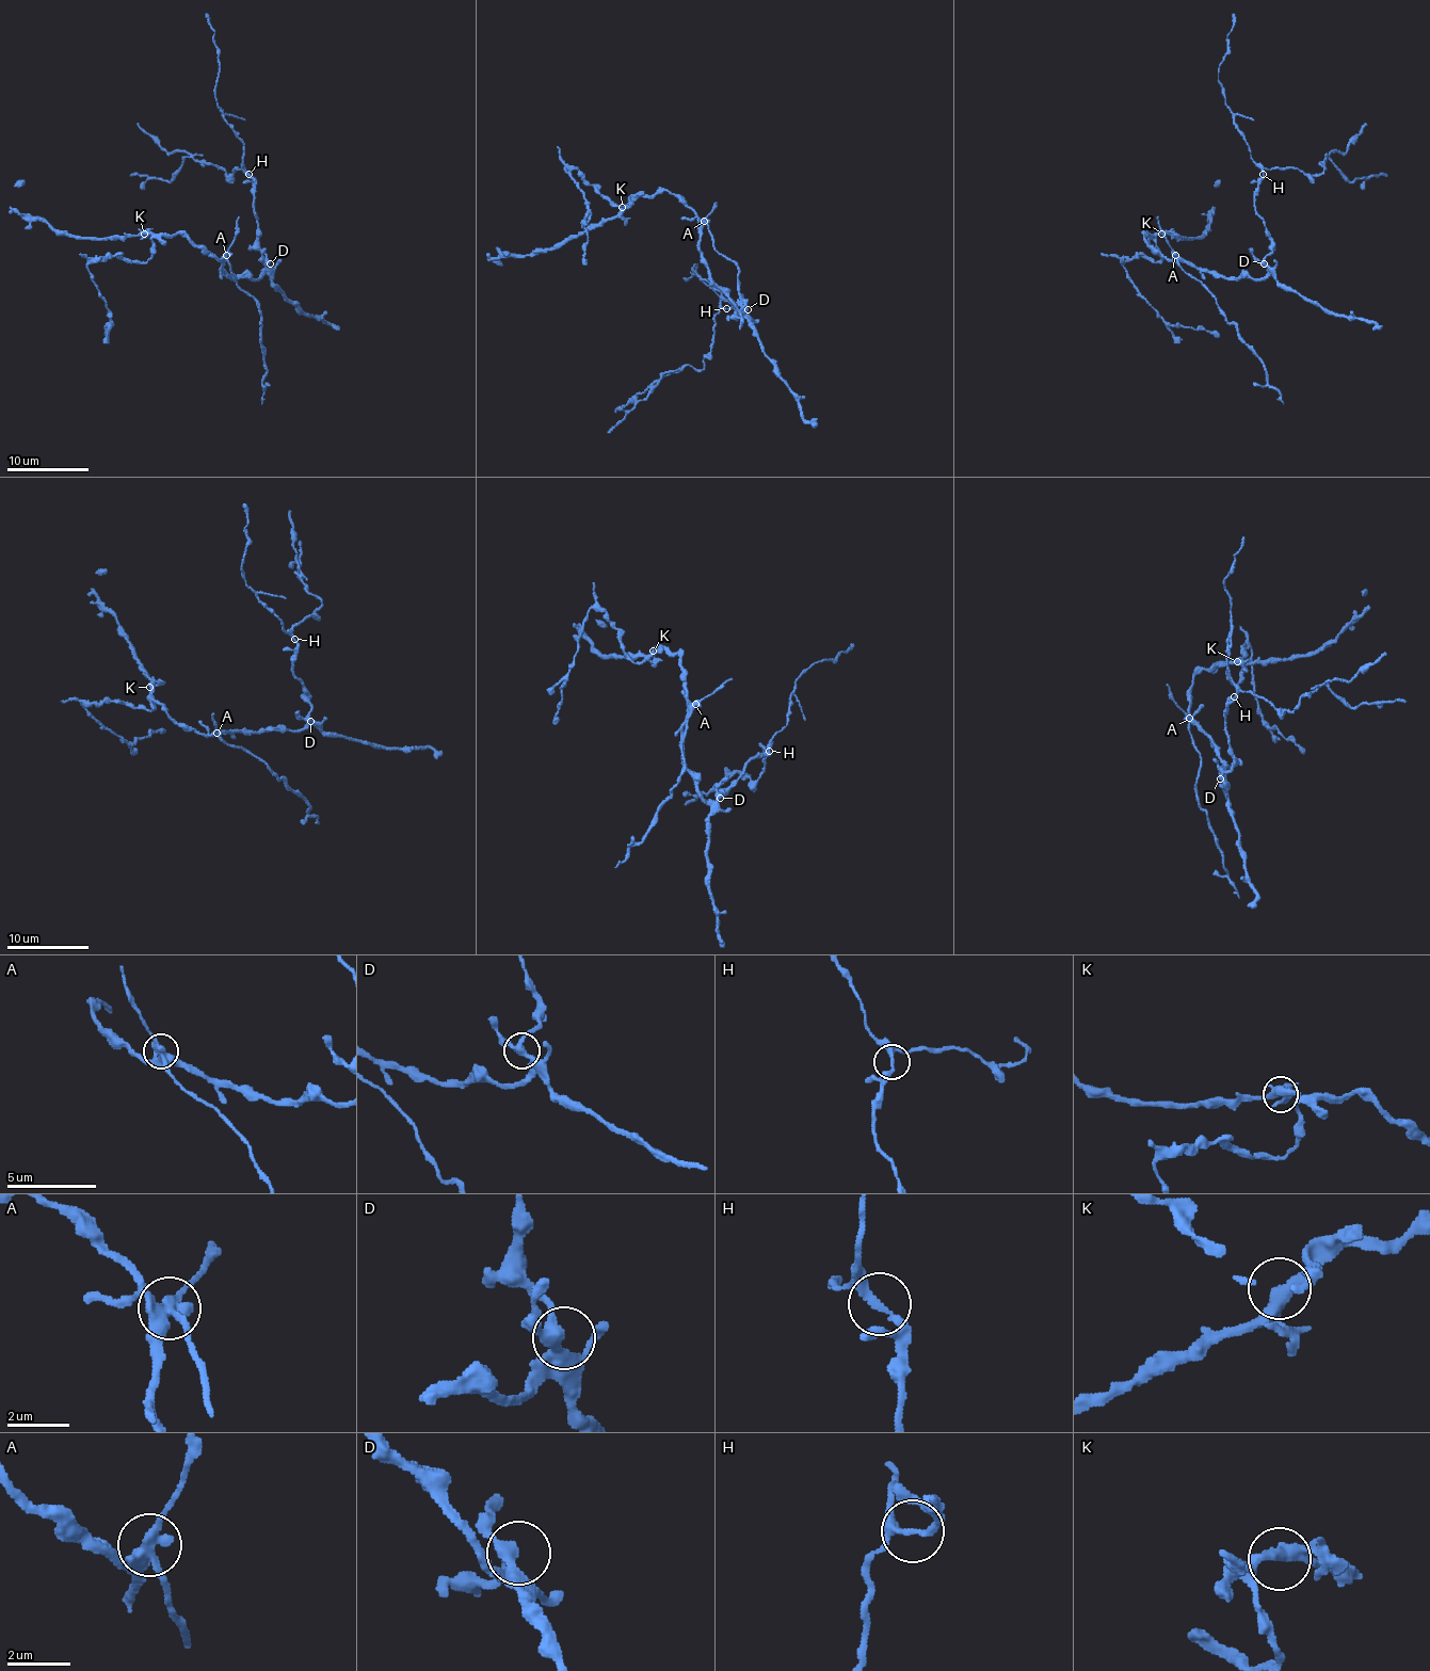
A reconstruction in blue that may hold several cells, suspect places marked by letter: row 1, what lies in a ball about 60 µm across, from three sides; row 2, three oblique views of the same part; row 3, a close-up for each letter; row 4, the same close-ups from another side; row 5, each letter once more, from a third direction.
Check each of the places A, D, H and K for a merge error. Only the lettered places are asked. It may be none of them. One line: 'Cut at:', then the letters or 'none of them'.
Cut at: A, H

